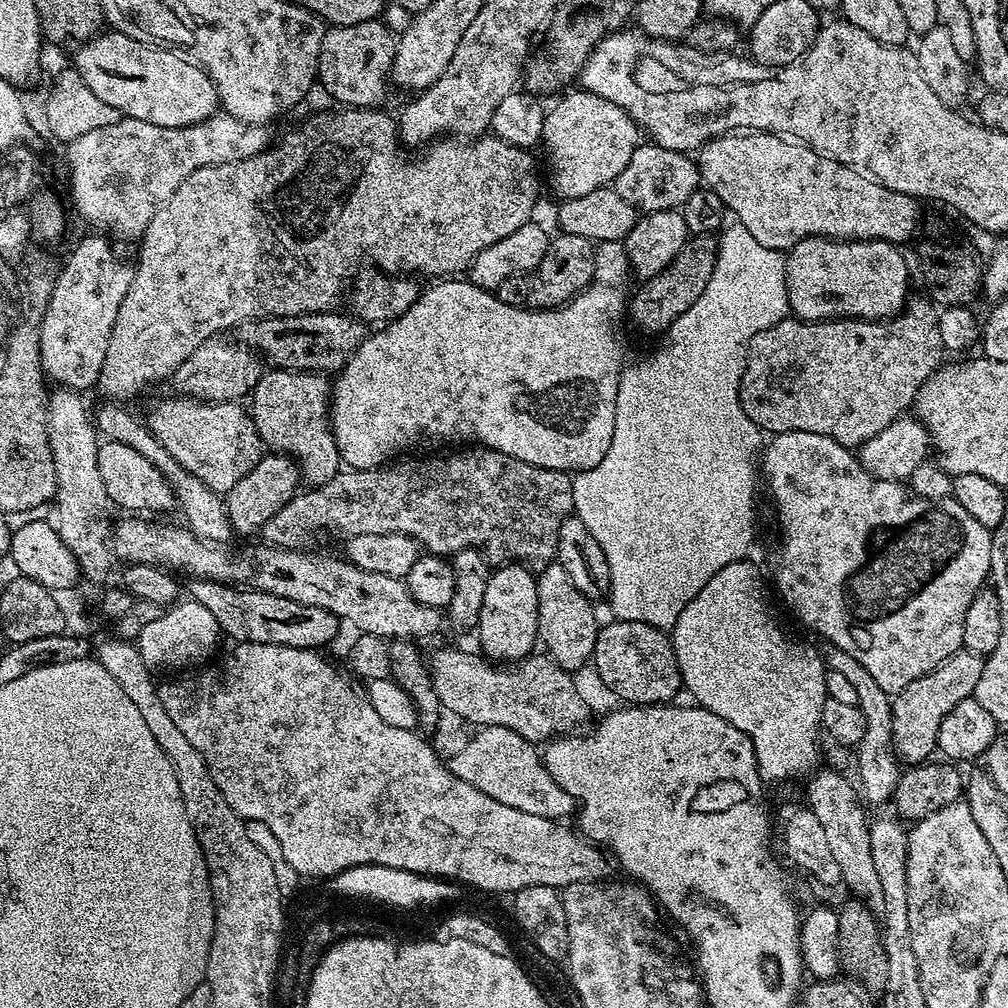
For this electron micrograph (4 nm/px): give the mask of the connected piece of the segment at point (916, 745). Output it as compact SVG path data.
M961 650L930 670L930 674L914 678L906 690L892 696L892 746L905 765L923 764L931 757L928 756L931 752L937 751L938 729L942 726L942 718L946 718L946 714L950 714L958 702L975 697L984 662L985 657Z

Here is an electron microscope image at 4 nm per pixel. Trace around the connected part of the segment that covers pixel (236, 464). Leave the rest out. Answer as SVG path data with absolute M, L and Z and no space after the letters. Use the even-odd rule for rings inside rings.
M176 394L172 396L173 400L160 400L152 409L148 412L148 419L146 419L146 425L149 431L152 432L153 437L166 448L167 453L175 459L176 462L180 462L181 466L194 475L195 478L200 478L210 490L219 494L227 494L227 492L234 487L238 481L242 478L246 478L246 474L250 474L250 470L254 470L254 466L260 460L262 455L262 441L260 435L256 432L256 429L252 427L252 417L247 407L242 407L239 403L208 403L205 400L193 399L190 395Z

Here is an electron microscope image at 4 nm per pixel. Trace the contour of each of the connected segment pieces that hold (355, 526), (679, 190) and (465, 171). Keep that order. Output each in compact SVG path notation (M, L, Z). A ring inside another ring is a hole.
M464 446L459 450L448 450L445 452L448 452L445 456L420 456L417 460L404 460L408 458L400 458L395 462L389 462L378 468L341 470L337 472L334 478L330 478L330 482L309 487L307 489L309 492L301 491L293 496L290 503L282 506L282 510L278 510L278 514L274 514L274 518L270 518L268 522L261 526L259 535L262 537L263 543L272 544L276 548L304 550L311 545L308 543L311 542L312 536L318 535L319 532L333 532L334 535L341 536L341 538L357 536L358 534L390 534L391 532L397 532L398 534L406 534L410 538L414 538L425 553L434 556L451 558L455 556L458 550L479 548L493 565L503 566L515 562L523 564L525 568L536 574L540 573L546 566L553 564L556 560L556 551L558 550L558 530L562 530L562 522L567 516L573 515L574 512L572 507L572 476L567 472L546 470L542 466L534 466L530 462L522 462L518 458L510 458L510 454L502 454L498 450L483 446Z
M644 142L634 150L622 174L618 174L614 187L618 194L622 194L622 198L626 198L626 202L630 202L641 213L646 213L683 209L686 198L694 194L700 183L698 164L691 155Z
M344 106L344 107L341 107L341 108L340 108L340 109L339 109L339 110L336 110L336 111L340 111L340 112L320 112L320 113L318 113L318 114L317 114L317 116L308 116L308 117L306 117L306 118L305 118L305 120L304 120L304 121L302 121L302 122L301 122L301 124L300 124L300 125L298 125L298 126L297 126L297 128L292 128L292 129L290 129L290 130L289 130L289 132L288 132L288 133L286 133L286 134L285 134L285 136L284 136L284 137L282 137L282 138L281 138L281 140L280 140L280 141L278 141L278 142L277 142L277 144L276 144L276 141L275 141L275 142L272 142L272 143L269 143L269 145L268 145L268 147L267 147L267 148L264 148L264 149L262 149L262 151L261 151L261 152L259 152L259 153L258 153L258 154L254 154L254 155L253 155L253 156L248 156L248 157L246 157L246 159L244 159L244 160L231 160L231 161L230 161L230 162L226 162L226 163L225 163L225 164L211 164L211 165L210 165L210 166L202 166L202 167L201 167L201 168L199 168L199 169L198 169L198 170L194 170L194 174L190 174L190 178L186 178L186 182L182 182L182 186L178 186L178 190L174 190L174 194L170 194L170 198L169 198L169 199L168 199L168 200L167 200L167 201L166 201L166 202L165 202L165 204L164 204L164 205L162 205L162 207L160 207L160 208L159 208L159 210L157 210L157 211L156 211L156 213L155 213L155 214L154 214L154 218L150 218L150 226L146 226L146 230L145 230L145 231L144 231L144 234L143 234L143 236L141 236L141 237L140 237L140 239L139 239L139 241L138 241L138 247L140 247L140 253L138 253L138 254L137 254L137 256L136 256L136 260L135 260L135 259L134 259L134 267L133 267L133 270L132 270L132 281L131 281L131 282L130 282L130 286L129 286L129 287L128 287L128 289L127 289L127 290L126 290L126 298L122 298L122 306L118 306L118 318L114 318L114 330L110 330L110 346L106 346L106 362L102 362L102 370L101 370L101 371L100 371L100 379L99 379L99 381L98 381L98 388L99 388L99 391L101 391L101 390L102 390L102 391L104 391L104 392L105 392L105 394L106 394L106 395L108 395L108 397L107 397L107 399L108 399L108 400L109 400L109 401L112 401L112 402L127 402L127 401L126 401L126 400L128 400L128 399L130 399L130 398L131 398L131 396L136 396L136 395L138 395L138 394L139 394L139 392L140 392L140 391L142 391L142 390L143 390L143 388L144 388L144 387L146 387L146 386L147 386L147 384L148 384L148 383L150 383L150 382L151 382L151 380L164 380L164 381L167 381L167 380L168 380L168 379L169 379L169 378L171 378L171 377L172 377L172 376L173 376L173 374L174 374L174 373L175 373L175 371L176 371L176 370L178 370L178 366L180 366L180 365L181 365L181 364L182 364L182 362L184 362L184 361L186 361L186 358L188 358L188 357L189 357L189 356L190 356L190 354L192 354L192 353L194 353L194 350L196 350L196 349L198 349L198 346L201 346L201 345L202 345L202 343L204 343L204 342L206 342L206 341L207 341L207 340L209 340L209 339L211 339L211 338L212 338L212 337L219 337L219 336L220 336L220 335L221 335L221 334L224 334L224 333L227 333L227 332L226 332L226 330L227 330L227 328L232 328L232 327L234 327L234 326L235 326L235 324L240 324L240 323L242 323L242 324L241 324L241 325L243 325L243 324L244 324L244 323L245 323L245 322L251 322L251 321L254 321L254 320L264 320L264 319L265 319L265 318L267 318L267 317L268 317L268 316L297 316L297 315L298 315L298 314L302 314L302 313L303 313L303 312L327 312L327 311L329 311L329 310L332 310L332 309L335 309L335 308L336 308L336 307L337 307L337 304L336 304L336 299L338 299L338 298L339 298L339 296L340 296L340 291L342 291L342 290L343 290L343 288L344 288L344 283L346 283L346 284L345 284L345 288L346 288L346 285L347 285L347 284L348 284L348 283L349 283L349 281L351 281L351 280L352 280L352 279L353 279L353 277L355 277L355 276L356 276L356 275L357 275L357 272L358 272L358 269L359 269L359 268L360 268L360 267L361 267L361 265L360 265L360 266L359 266L359 264L360 264L360 263L362 263L362 262L363 262L363 260L364 260L364 256L369 256L369 258L370 258L370 259L372 259L372 260L373 260L373 262L374 262L374 263L376 263L376 264L373 264L373 265L375 265L375 267L376 267L376 268L377 268L377 269L379 269L379 271L381 271L381 272L383 272L383 273L385 273L385 274L416 274L416 273L412 273L412 272L421 272L421 274L422 274L422 275L424 275L424 276L436 276L436 277L432 277L432 278L452 278L452 277L455 277L455 276L456 276L456 275L457 275L457 274L460 274L460 273L463 273L463 272L460 272L460 271L462 271L462 270L463 270L463 268L464 268L464 271L465 271L465 269L467 269L467 268L468 268L468 267L469 267L469 265L471 265L471 262L472 262L472 260L473 260L473 259L474 259L474 257L475 257L475 256L476 256L476 255L477 255L477 254L479 254L479 252L480 252L480 251L482 251L482 250L483 250L483 248L485 248L485 247L486 247L486 246L494 246L494 242L498 242L498 238L506 238L506 234L514 234L514 230L518 230L518 226L522 226L522 225L523 225L523 224L527 224L527 223L529 223L529 221L531 221L531 220L532 220L532 219L533 219L533 216L532 216L532 211L534 211L534 210L535 210L535 208L536 208L536 199L538 199L538 198L539 198L539 196L540 196L540 178L541 178L541 182L542 182L542 176L541 176L541 173L540 173L540 176L539 176L539 174L538 174L538 173L536 173L536 160L535 160L535 158L534 158L534 157L532 157L532 155L533 155L533 153L532 153L532 152L531 152L531 151L529 151L529 149L526 149L526 148L519 148L519 147L518 147L518 146L510 146L510 142L502 142L502 138L498 138L498 137L497 137L497 136L493 136L493 135L491 135L491 134L485 134L485 135L483 135L483 136L481 136L481 137L479 137L479 138L440 138L440 139L437 139L437 140L436 140L436 141L435 141L435 142L432 142L432 143L429 143L429 144L428 144L428 145L427 145L427 147L425 147L425 148L424 148L424 149L423 149L423 151L421 151L421 152L424 152L424 151L425 151L425 152L424 152L424 153L422 153L422 154L421 154L421 156L420 156L420 157L418 157L418 158L417 158L417 160L411 160L411 158L410 158L410 157L408 157L408 156L407 156L407 154L406 154L406 153L404 153L404 152L403 152L403 150L404 150L404 151L405 151L405 149L404 149L404 148L403 148L403 147L402 147L402 141L401 141L401 139L400 139L400 137L399 137L399 135L398 135L398 124L397 124L397 121L396 121L396 120L395 120L395 119L393 119L393 117L392 117L392 120L391 120L391 118L390 118L390 117L388 117L388 116L387 116L387 114L386 114L386 113L384 113L384 112L379 112L379 111L380 111L380 110L381 110L381 109L380 109L380 108L379 108L379 107L376 107L376 106L373 106L373 107L371 107L371 108L353 108L353 107L351 107L351 106Z

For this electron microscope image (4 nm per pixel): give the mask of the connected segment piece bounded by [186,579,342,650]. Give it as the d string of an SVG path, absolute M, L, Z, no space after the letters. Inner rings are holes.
M193 579L186 592L218 621L221 633L232 642L242 644L281 644L291 648L310 648L320 650L342 629L342 621L330 610L318 606L306 606L302 602L290 602L290 598L278 598L274 594L257 592L243 586L219 584L213 580Z

